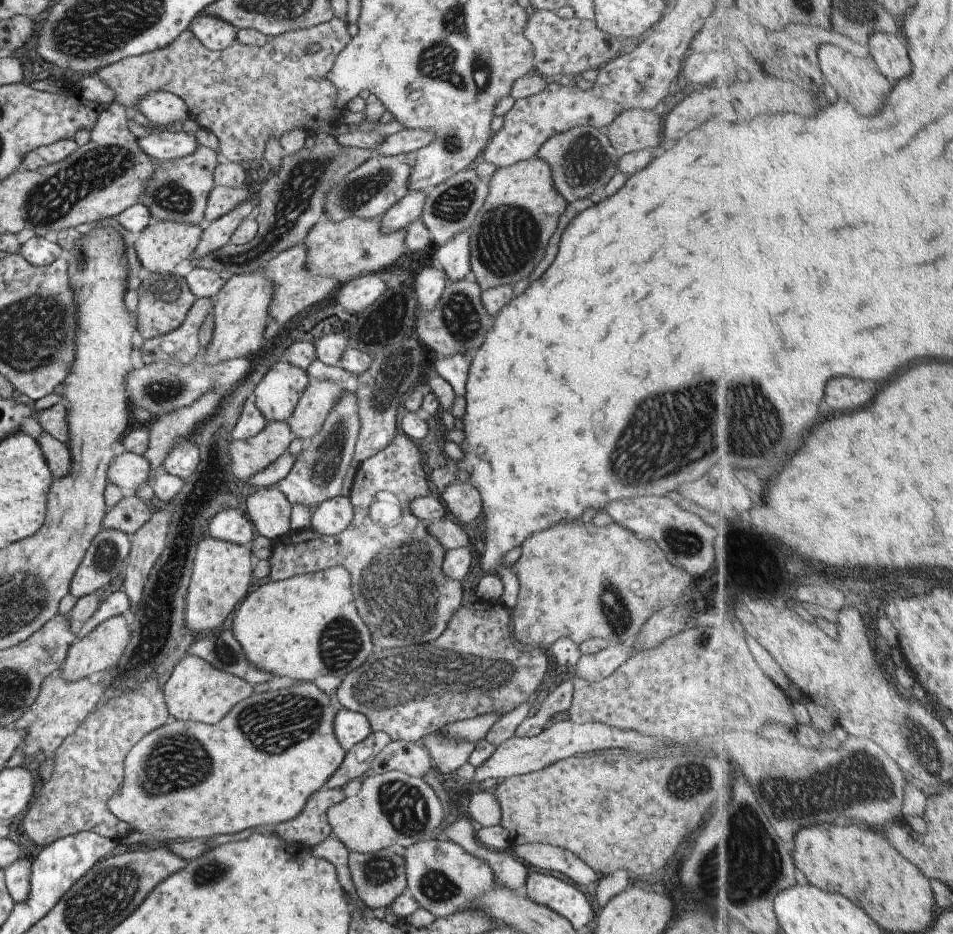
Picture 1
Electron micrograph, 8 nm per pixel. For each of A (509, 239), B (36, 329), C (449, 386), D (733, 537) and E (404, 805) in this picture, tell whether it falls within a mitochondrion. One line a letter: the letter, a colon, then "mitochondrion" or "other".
A: mitochondrion
B: mitochondrion
C: other
D: mitochondrion
E: mitochondrion

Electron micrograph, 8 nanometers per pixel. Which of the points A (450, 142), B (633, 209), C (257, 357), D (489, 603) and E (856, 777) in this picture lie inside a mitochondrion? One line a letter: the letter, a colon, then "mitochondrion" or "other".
A: mitochondrion
B: other
C: other
D: other
E: mitochondrion

